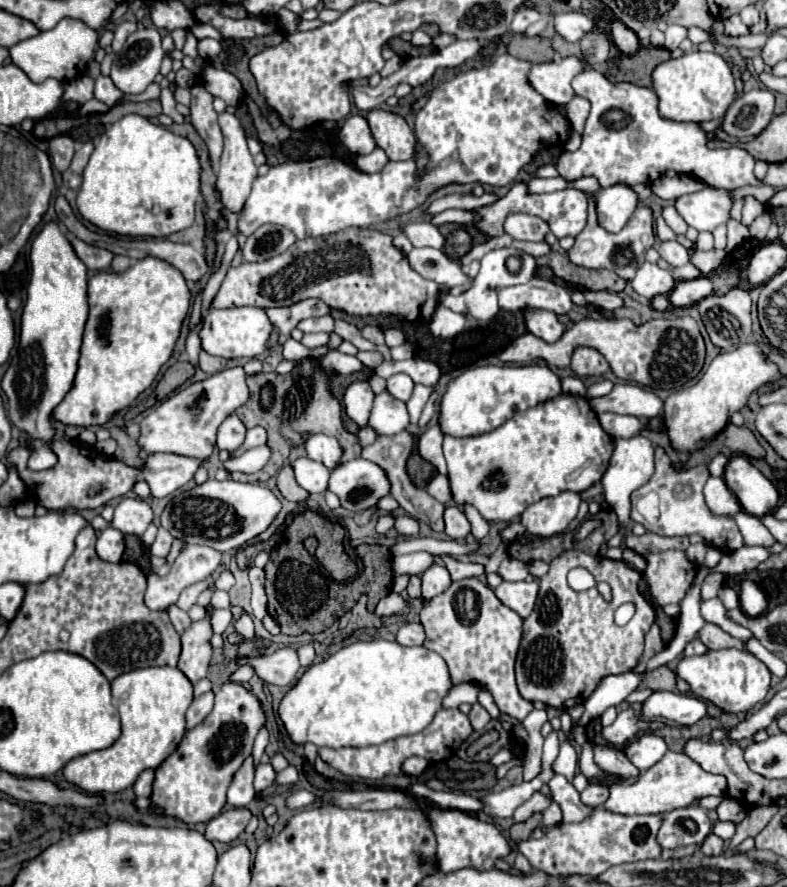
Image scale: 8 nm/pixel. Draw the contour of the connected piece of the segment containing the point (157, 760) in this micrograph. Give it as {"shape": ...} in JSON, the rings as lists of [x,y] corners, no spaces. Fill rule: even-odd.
{"shape":[[[176,667],[134,669],[134,671],[118,675],[110,685],[112,685],[112,697],[114,697],[118,711],[120,711],[120,717],[122,717],[120,737],[108,749],[100,749],[100,751],[92,751],[92,753],[74,757],[64,767],[64,777],[70,783],[74,783],[78,789],[82,789],[84,793],[92,793],[92,795],[96,795],[96,793],[116,793],[116,791],[122,791],[122,789],[134,785],[134,781],[138,779],[138,775],[144,769],[148,769],[148,767],[156,769],[170,753],[174,753],[176,745],[182,741],[182,735],[184,735],[184,725],[186,725],[184,713],[192,703],[192,683]]]}

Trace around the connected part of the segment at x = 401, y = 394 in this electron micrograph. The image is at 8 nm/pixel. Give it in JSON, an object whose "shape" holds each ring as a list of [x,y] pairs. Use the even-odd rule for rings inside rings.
{"shape":[[[404,373],[392,375],[386,383],[388,383],[388,393],[390,393],[390,395],[394,395],[394,397],[400,399],[400,401],[408,401],[408,399],[410,399],[414,381],[412,381],[408,375],[404,375]]]}

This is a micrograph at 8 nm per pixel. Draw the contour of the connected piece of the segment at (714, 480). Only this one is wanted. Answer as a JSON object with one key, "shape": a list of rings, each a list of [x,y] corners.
{"shape":[[[710,477],[704,487],[704,499],[712,513],[734,517],[734,513],[740,513],[742,507],[738,505],[738,499],[734,493],[730,493],[730,487],[722,477]]]}

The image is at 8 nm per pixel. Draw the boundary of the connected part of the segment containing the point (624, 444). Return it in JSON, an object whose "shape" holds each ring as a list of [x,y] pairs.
{"shape":[[[634,435],[630,439],[616,439],[616,449],[612,453],[610,467],[602,477],[602,487],[604,487],[604,499],[618,515],[620,529],[628,527],[628,523],[632,521],[630,519],[630,493],[642,487],[652,477],[652,473],[654,473],[654,445],[650,443],[650,439],[642,435]]]}

